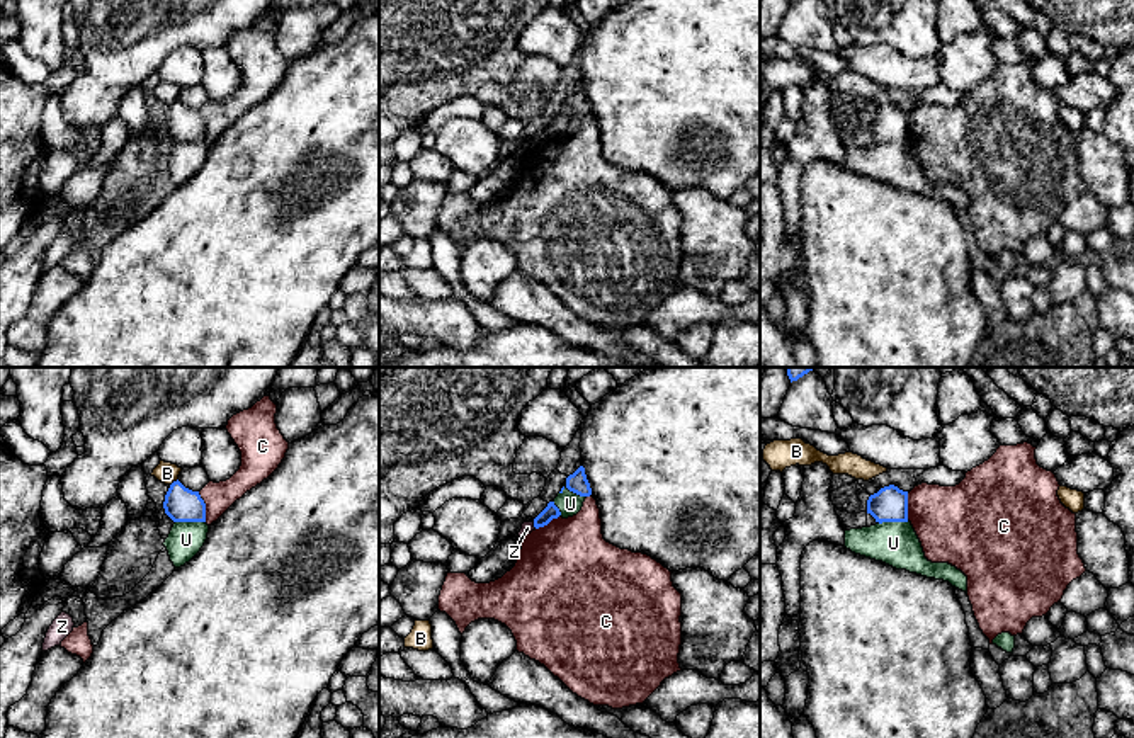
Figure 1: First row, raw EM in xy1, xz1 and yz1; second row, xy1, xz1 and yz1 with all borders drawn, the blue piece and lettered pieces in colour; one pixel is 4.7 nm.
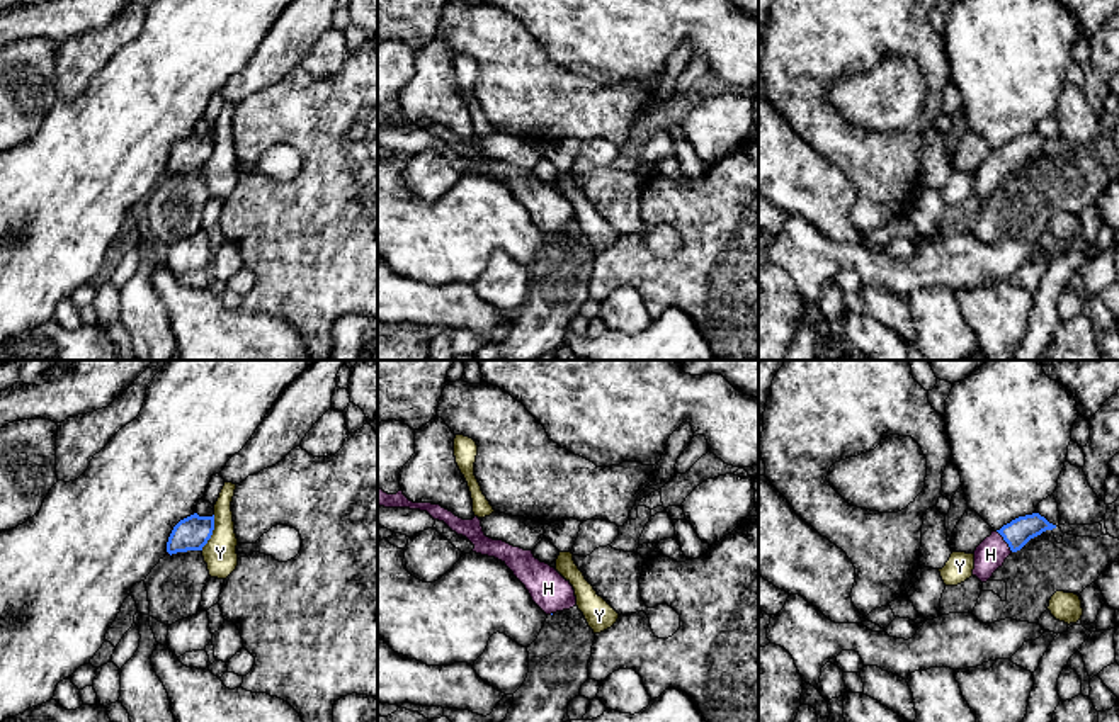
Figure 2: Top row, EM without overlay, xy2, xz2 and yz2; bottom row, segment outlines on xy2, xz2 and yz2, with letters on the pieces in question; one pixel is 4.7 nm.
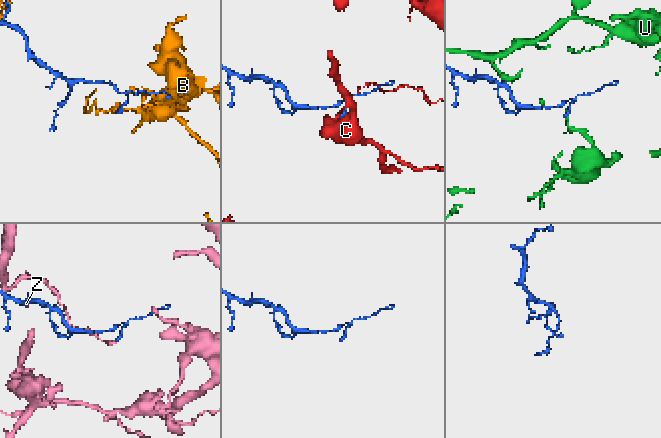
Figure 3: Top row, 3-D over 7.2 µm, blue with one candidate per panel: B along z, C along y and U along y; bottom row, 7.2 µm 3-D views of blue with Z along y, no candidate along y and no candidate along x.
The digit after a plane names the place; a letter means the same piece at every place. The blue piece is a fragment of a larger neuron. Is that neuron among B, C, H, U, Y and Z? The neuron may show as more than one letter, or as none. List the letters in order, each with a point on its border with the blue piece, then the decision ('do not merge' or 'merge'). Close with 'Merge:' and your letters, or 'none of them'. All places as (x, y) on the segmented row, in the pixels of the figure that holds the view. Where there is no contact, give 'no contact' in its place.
B: meets blue in xy1 at (174, 482); do not merge
C: meets blue in xy1 at (204, 507); do not merge
H: meets blue in yz2 at (1004, 539); merge
U: meets blue in xz1 at (573, 492); do not merge
Y: meets blue in xy2 at (211, 532); do not merge
Z: meets blue in xz1 at (534, 524); do not merge
Merge: H

